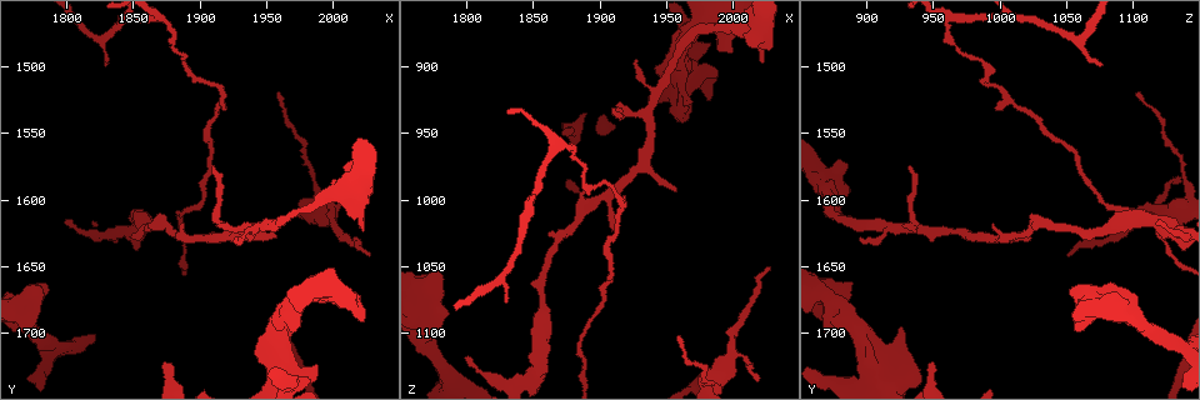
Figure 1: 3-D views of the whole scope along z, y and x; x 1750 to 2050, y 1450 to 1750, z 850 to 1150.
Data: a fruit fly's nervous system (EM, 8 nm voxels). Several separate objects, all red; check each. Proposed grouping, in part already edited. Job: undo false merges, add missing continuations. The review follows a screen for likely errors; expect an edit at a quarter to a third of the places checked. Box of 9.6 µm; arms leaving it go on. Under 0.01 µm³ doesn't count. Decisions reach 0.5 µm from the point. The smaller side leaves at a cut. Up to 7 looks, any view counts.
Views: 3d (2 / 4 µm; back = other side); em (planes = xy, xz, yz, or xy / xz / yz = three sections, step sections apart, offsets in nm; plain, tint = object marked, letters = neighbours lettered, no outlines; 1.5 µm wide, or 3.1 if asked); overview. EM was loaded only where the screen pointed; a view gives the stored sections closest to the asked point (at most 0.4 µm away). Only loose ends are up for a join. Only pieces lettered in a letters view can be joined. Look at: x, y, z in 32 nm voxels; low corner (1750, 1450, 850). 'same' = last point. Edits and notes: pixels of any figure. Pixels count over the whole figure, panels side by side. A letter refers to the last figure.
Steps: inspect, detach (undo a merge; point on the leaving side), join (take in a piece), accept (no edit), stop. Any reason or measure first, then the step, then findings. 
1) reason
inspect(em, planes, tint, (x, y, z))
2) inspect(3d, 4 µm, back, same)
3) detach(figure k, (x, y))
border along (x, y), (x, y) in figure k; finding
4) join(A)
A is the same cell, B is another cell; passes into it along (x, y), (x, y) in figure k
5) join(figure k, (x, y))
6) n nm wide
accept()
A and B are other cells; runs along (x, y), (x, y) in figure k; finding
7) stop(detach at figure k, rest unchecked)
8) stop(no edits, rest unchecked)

free end
inspect(em, planes, plain, (1782, 1668, 1088))

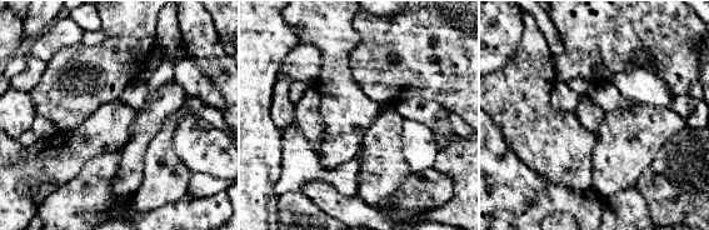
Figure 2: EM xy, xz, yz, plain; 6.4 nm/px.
inspect(em, planes, letters, same)

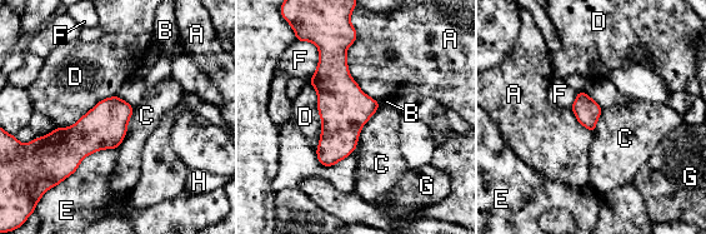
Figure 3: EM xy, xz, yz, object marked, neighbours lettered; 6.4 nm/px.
accept()
A, B, C, D, E, F, G and H are other cells; border along (380, 104), (362, 127), (354, 150) in figure 3; no lettered piece goes on from it

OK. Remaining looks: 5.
free end
inspect(em, yz, step 4, letters, (1800, 1616, 1118))

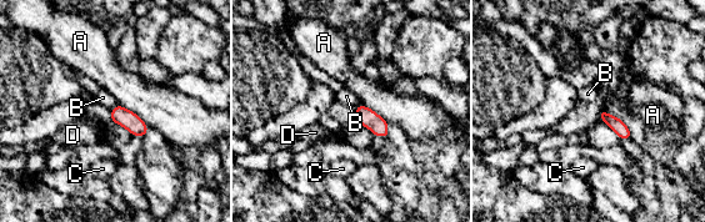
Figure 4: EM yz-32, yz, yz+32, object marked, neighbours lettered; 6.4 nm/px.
another direction
inspect(em, planes, letters, same)

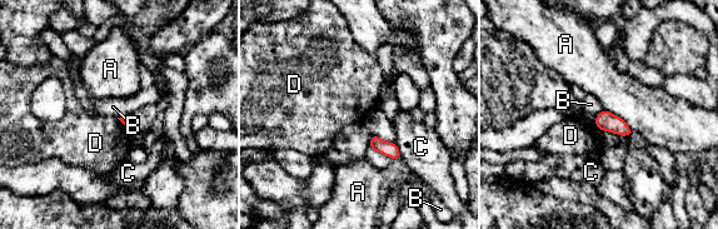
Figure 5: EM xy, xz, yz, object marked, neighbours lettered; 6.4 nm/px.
accept()
A, B, C and D are other cells; border along (603, 109), (596, 117) in figure 5; none of them fits

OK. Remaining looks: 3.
sharp bend
inspect(em, planes, letters, (1910, 1616, 934))

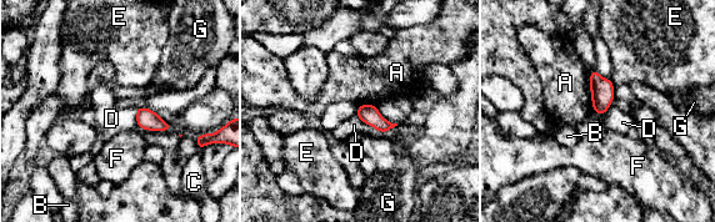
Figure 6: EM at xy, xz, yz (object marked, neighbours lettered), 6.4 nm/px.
20 nm wide
accept()
A, B, C, D, E, F and G are other cells; border along (355, 115), (381, 132) in figure 6; continuous, no second neuron

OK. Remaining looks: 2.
stop(no edits, rest unchecked)

